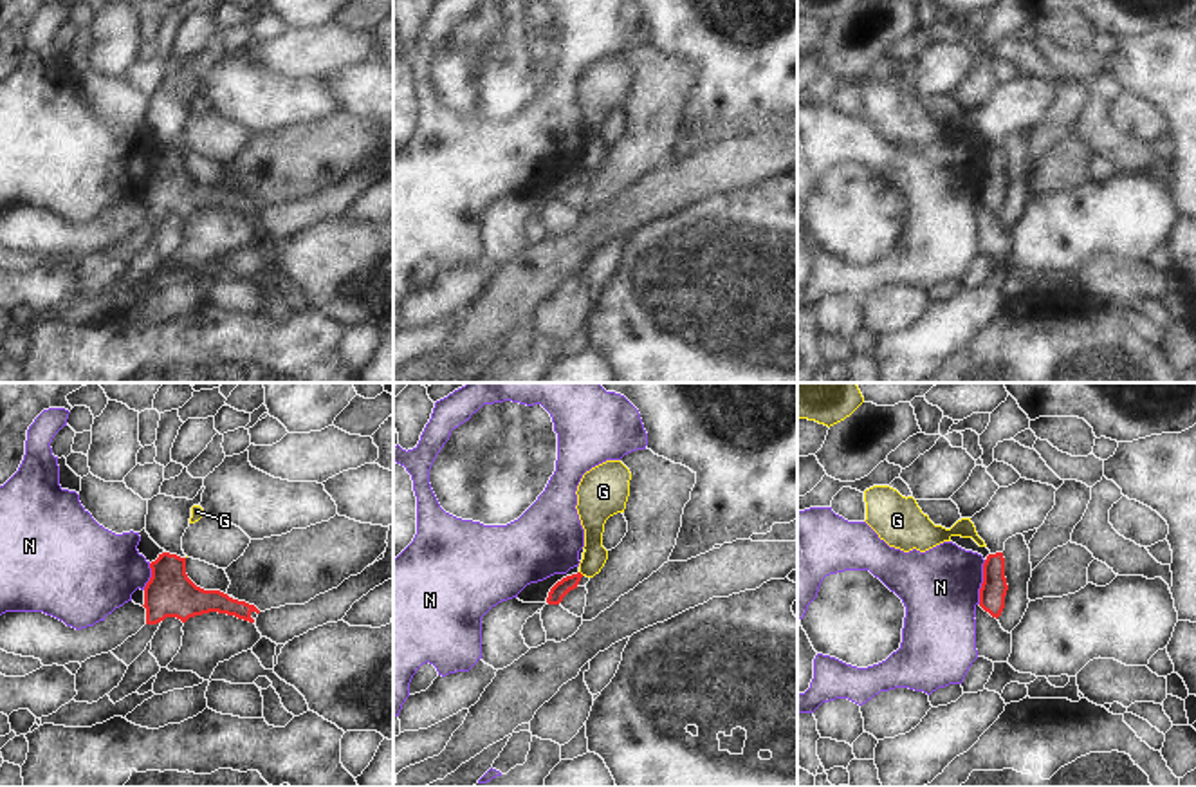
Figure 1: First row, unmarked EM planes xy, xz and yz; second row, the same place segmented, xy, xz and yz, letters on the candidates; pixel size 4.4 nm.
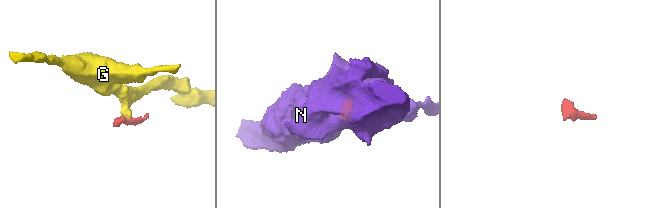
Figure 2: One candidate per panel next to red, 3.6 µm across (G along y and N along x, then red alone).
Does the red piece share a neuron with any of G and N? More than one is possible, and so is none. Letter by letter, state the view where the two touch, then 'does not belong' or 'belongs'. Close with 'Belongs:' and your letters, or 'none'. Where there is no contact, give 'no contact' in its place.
G: no contact | does not belong
N: yz | does not belong
Belongs: none

